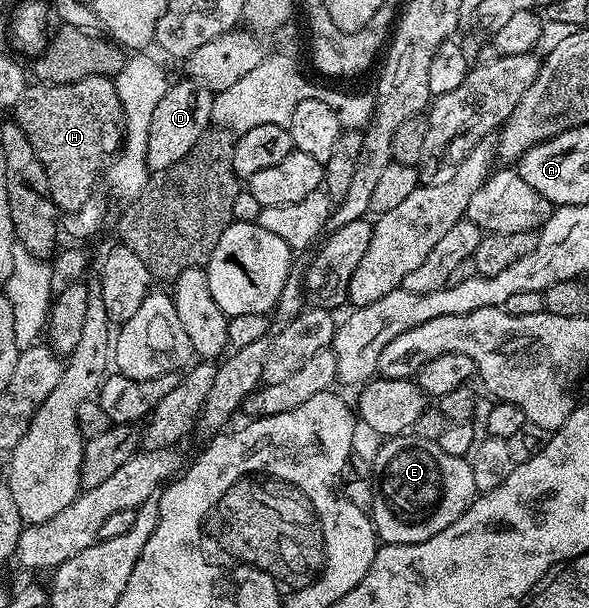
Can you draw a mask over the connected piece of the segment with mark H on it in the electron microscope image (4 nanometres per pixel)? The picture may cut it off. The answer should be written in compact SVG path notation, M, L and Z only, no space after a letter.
M97 75L96 77L84 77L75 83L55 83L53 85L30 85L27 86L24 97L20 97L16 108L16 122L20 125L20 129L24 129L25 136L28 141L32 141L32 149L36 149L36 157L40 157L40 165L44 165L44 173L48 173L48 185L50 186L50 196L52 201L58 207L59 212L73 213L80 209L85 202L95 194L94 186L103 178L104 172L107 170L108 164L115 158L122 146L123 127L125 125L125 115L122 112L120 98L117 96L117 85L113 78Z

